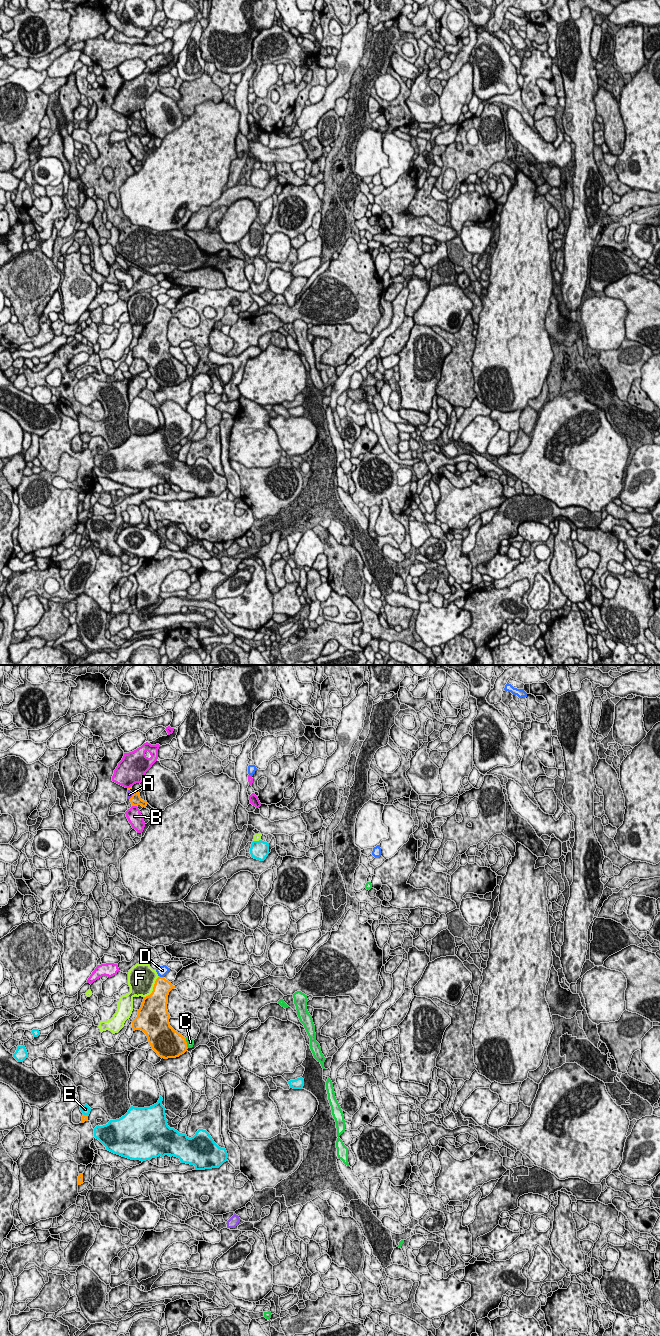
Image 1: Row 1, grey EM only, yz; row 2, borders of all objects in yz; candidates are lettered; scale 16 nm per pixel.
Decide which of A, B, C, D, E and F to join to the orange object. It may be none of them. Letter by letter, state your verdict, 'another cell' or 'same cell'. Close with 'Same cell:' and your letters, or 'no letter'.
A: another cell
B: another cell
C: another cell
D: another cell
E: another cell
F: another cell
Same cell: no letter

